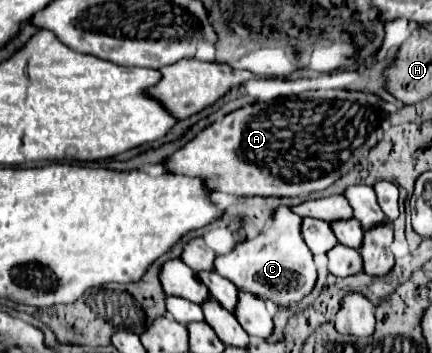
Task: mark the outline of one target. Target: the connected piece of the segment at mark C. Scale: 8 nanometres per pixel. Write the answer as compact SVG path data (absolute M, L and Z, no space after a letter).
M277 208L273 226L253 240L241 242L233 252L215 258L215 272L231 280L241 292L251 292L271 300L277 306L291 306L313 292L317 284L317 266L301 234L303 218L291 208Z

